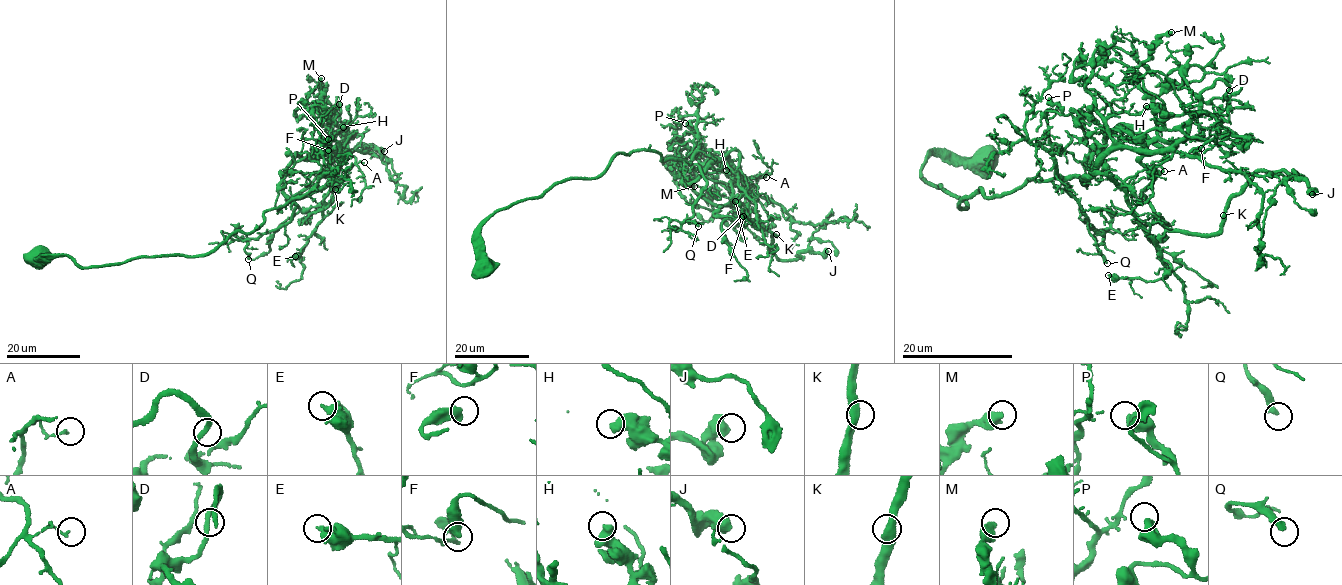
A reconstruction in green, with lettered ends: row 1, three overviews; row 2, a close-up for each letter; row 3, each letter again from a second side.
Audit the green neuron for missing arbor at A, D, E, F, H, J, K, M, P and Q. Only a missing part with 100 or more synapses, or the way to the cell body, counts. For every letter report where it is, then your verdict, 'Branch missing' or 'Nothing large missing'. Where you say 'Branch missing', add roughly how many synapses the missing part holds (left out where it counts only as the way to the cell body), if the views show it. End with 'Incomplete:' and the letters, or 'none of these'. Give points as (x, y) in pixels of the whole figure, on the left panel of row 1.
A: Place: (364, 162). Nothing large missing
D: Place: (339, 104). Nothing large missing
E: Place: (295, 256). Nothing large missing
F: Place: (328, 150). Nothing large missing
H: Place: (343, 127). Nothing large missing
J: Place: (384, 151). Branch missing. Roughly 250 synapses
K: Place: (335, 189). Nothing large missing
M: Place: (321, 78). Nothing large missing
P: Place: (328, 139). Nothing large missing
Q: Place: (248, 259). Nothing large missing
Incomplete: J

